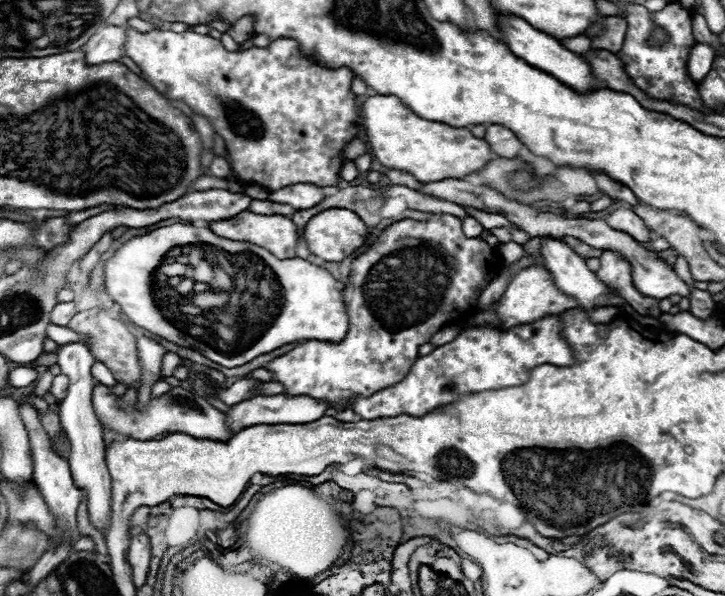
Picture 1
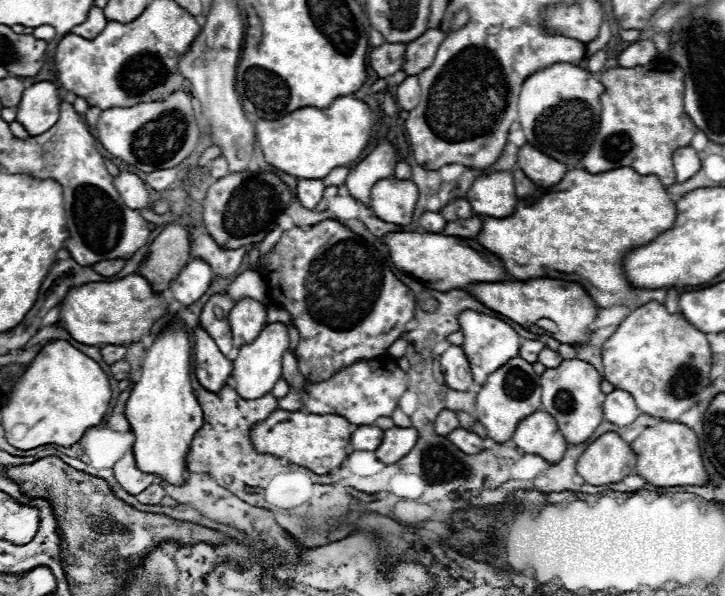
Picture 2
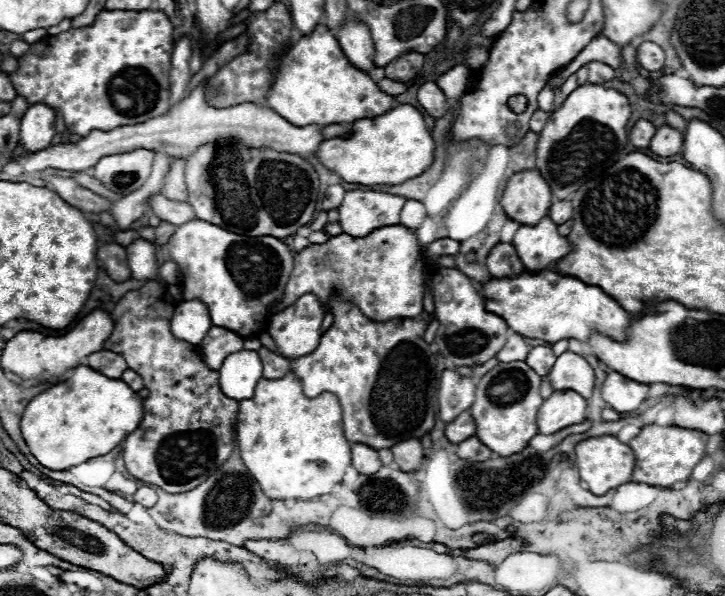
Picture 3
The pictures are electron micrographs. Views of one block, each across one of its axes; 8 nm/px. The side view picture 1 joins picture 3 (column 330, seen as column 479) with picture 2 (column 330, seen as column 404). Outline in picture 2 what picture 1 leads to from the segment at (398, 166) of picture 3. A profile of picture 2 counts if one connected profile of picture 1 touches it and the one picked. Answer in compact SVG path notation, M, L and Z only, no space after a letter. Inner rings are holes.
M344 96L326 110L300 108L280 120L258 120L256 136L264 158L274 168L300 180L316 180L338 166L348 166L360 158L373 135L376 114L362 100Z

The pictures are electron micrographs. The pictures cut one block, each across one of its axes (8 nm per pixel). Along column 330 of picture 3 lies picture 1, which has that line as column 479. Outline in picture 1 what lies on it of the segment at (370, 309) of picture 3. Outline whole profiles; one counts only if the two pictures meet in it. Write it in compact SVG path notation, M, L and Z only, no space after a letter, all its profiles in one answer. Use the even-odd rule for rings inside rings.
M442 214L432 222L400 220L388 226L378 240L360 254L352 266L344 288L344 304L350 318L350 328L342 342L318 342L308 340L290 350L288 354L272 360L266 370L276 374L276 382L286 386L284 394L290 396L310 396L316 400L328 400L330 408L346 408L346 402L354 394L370 396L378 390L398 384L414 360L418 358L418 346L430 342L430 338L446 326L456 314L474 310L482 290L500 274L504 266L502 256L488 246L482 238L466 238L462 232L460 218L452 214Z

